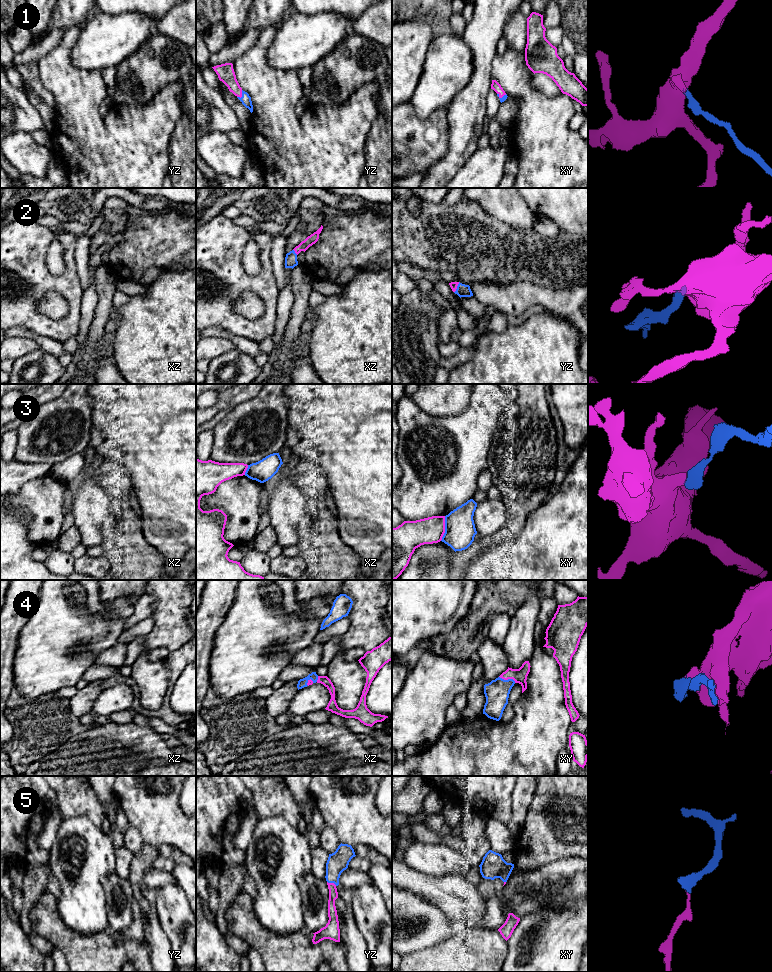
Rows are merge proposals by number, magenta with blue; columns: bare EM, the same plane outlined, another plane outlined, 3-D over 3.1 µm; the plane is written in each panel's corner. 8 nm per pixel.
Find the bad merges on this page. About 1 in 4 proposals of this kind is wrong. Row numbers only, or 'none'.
3

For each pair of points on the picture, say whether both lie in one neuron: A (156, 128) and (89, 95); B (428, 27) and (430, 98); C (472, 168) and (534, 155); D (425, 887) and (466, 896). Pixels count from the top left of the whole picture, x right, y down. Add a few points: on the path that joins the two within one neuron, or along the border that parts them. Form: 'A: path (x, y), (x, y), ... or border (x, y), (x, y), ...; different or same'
A: path (135, 130), (105, 130), (91, 116); same
B: path (429, 45), (429, 80); same
C: border (507, 146), (511, 154); different
D: path (435, 889), (456, 896); same

